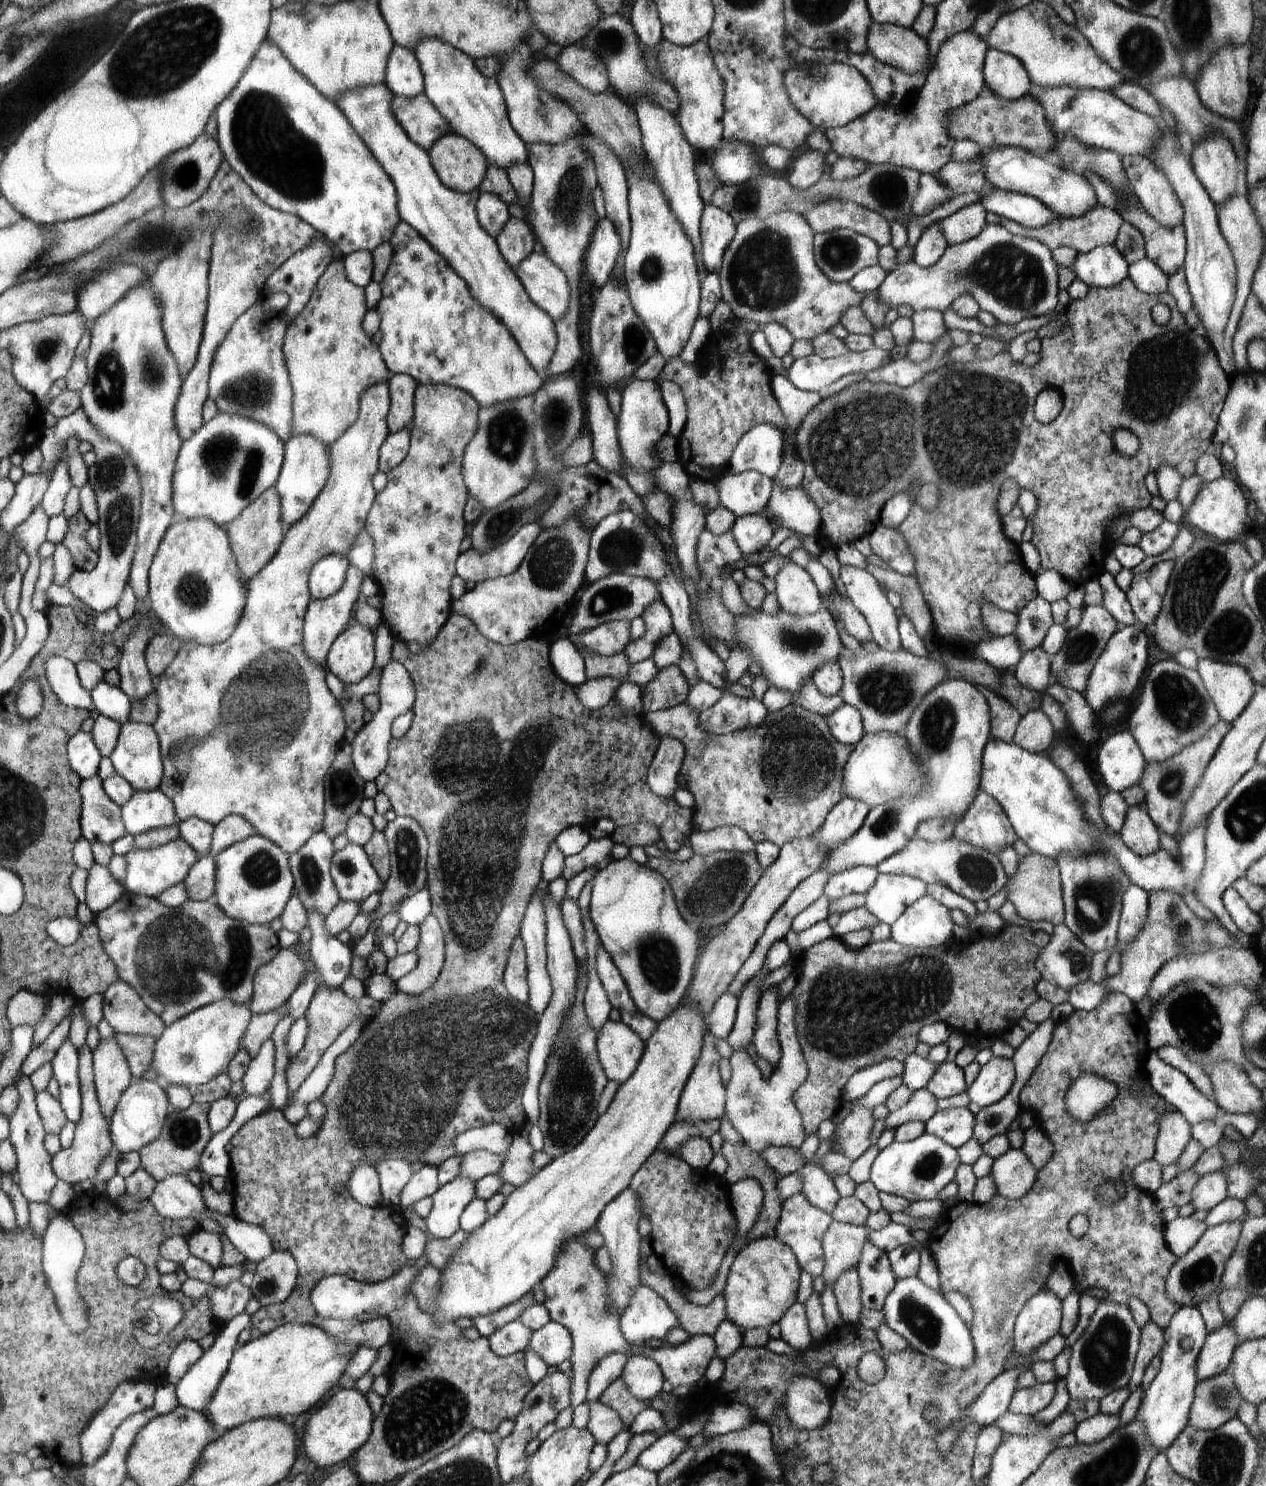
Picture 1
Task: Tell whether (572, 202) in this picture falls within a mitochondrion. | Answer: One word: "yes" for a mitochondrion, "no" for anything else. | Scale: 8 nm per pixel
yes

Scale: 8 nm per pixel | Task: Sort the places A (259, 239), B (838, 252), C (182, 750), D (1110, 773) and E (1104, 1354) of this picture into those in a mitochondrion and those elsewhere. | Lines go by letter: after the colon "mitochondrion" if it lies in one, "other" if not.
A: other
B: mitochondrion
C: mitochondrion
D: other
E: mitochondrion

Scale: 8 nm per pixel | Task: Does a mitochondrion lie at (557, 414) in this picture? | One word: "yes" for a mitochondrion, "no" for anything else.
yes

